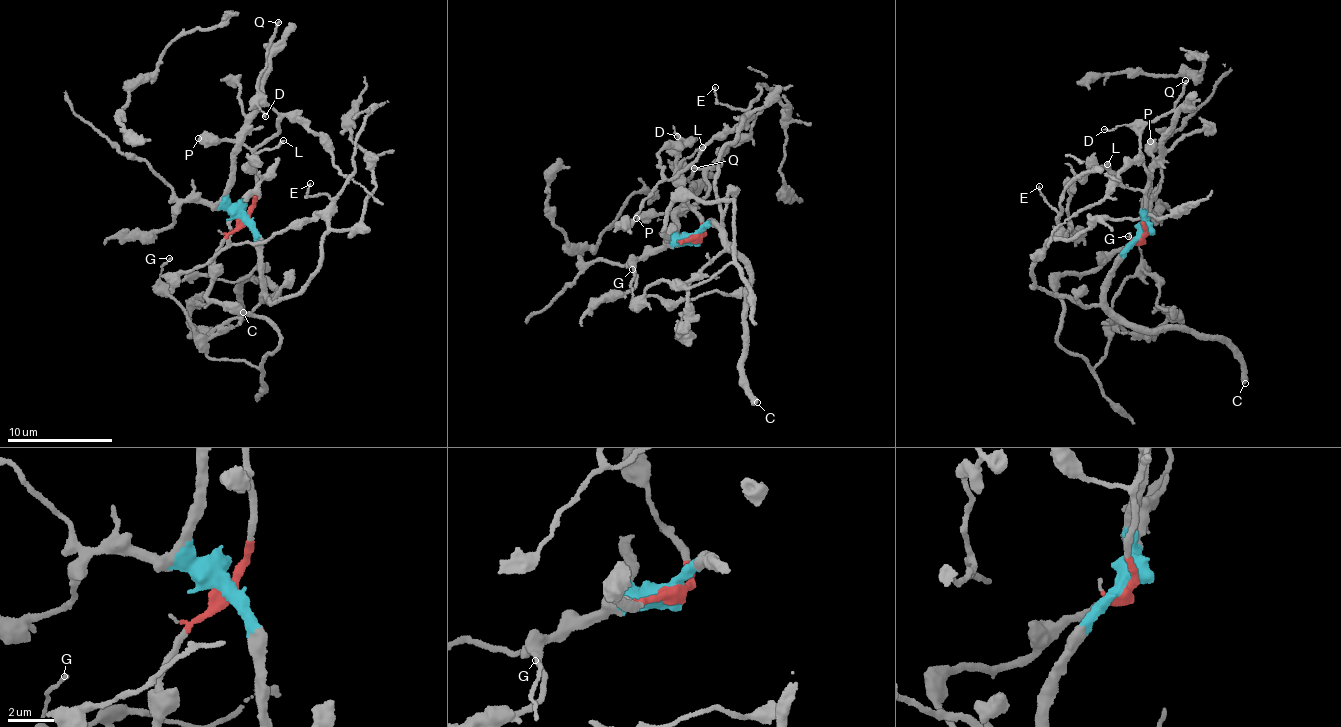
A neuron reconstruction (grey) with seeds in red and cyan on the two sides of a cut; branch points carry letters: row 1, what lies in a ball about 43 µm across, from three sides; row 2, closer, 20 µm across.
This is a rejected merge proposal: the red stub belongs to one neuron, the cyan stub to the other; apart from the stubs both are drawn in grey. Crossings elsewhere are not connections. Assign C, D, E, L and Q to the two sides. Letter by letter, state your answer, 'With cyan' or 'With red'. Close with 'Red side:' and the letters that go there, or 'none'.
C: With cyan
D: With red
E: With cyan
L: With red
Q: With red
Red side: D, L, Q

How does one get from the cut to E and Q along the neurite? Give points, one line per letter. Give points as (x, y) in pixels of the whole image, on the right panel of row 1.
E: (1139, 236), (1098, 304), (1080, 306), (1032, 287), (1032, 270), (1057, 228), (1058, 214), (1038, 186)
Q: (1139, 236), (1145, 189), (1153, 176), (1147, 172), (1140, 135), (1146, 123), (1172, 111), (1186, 80)

